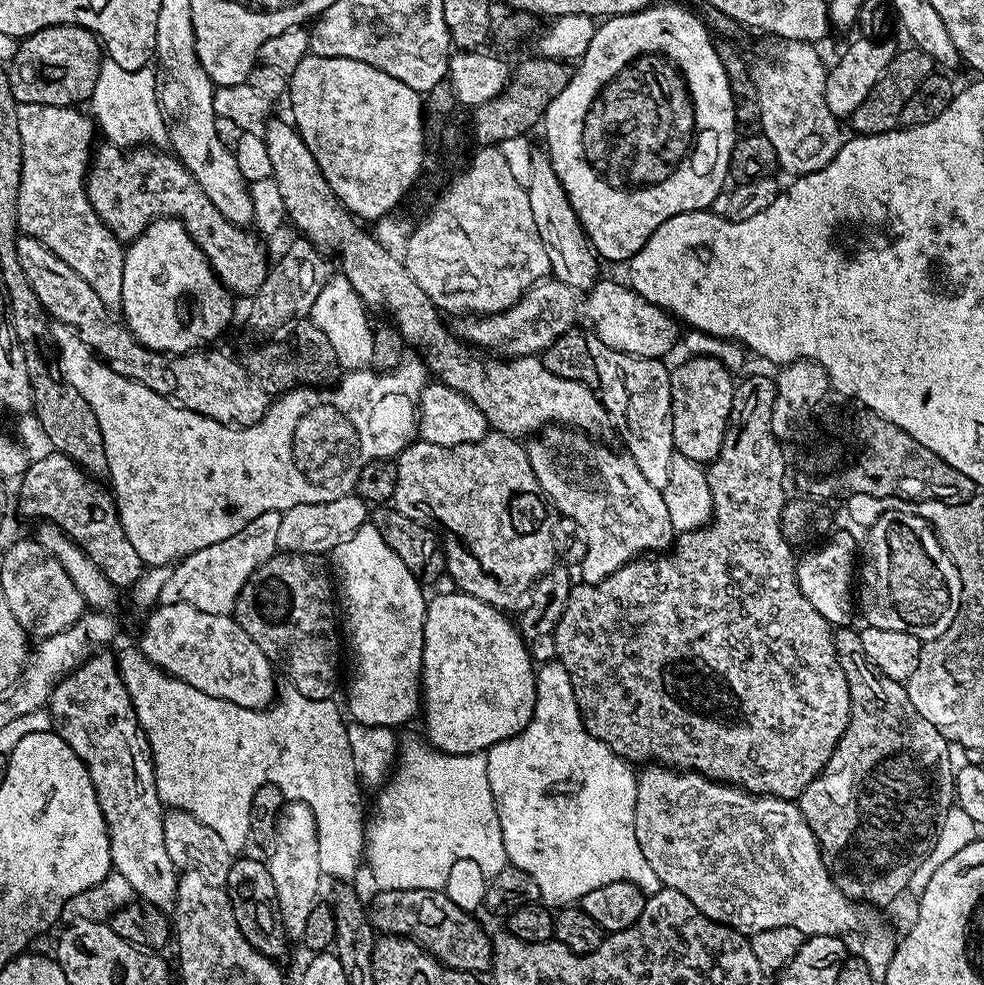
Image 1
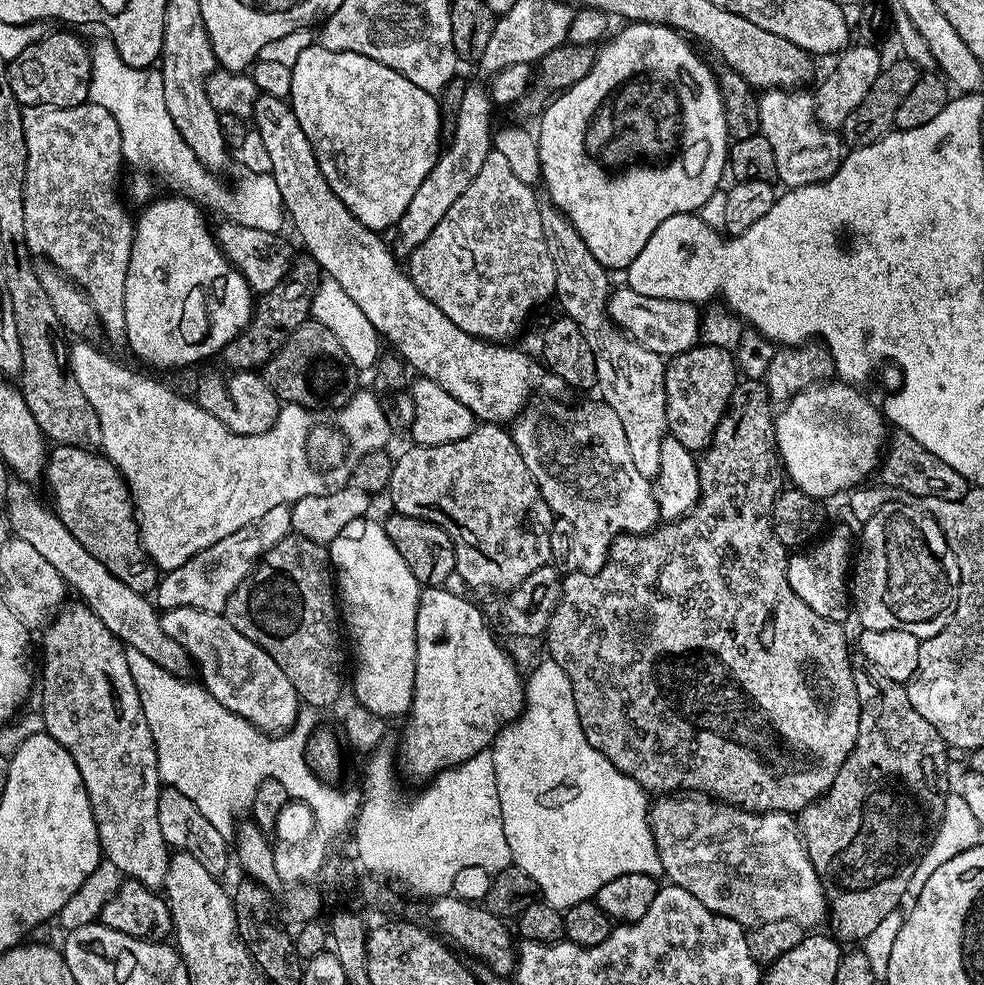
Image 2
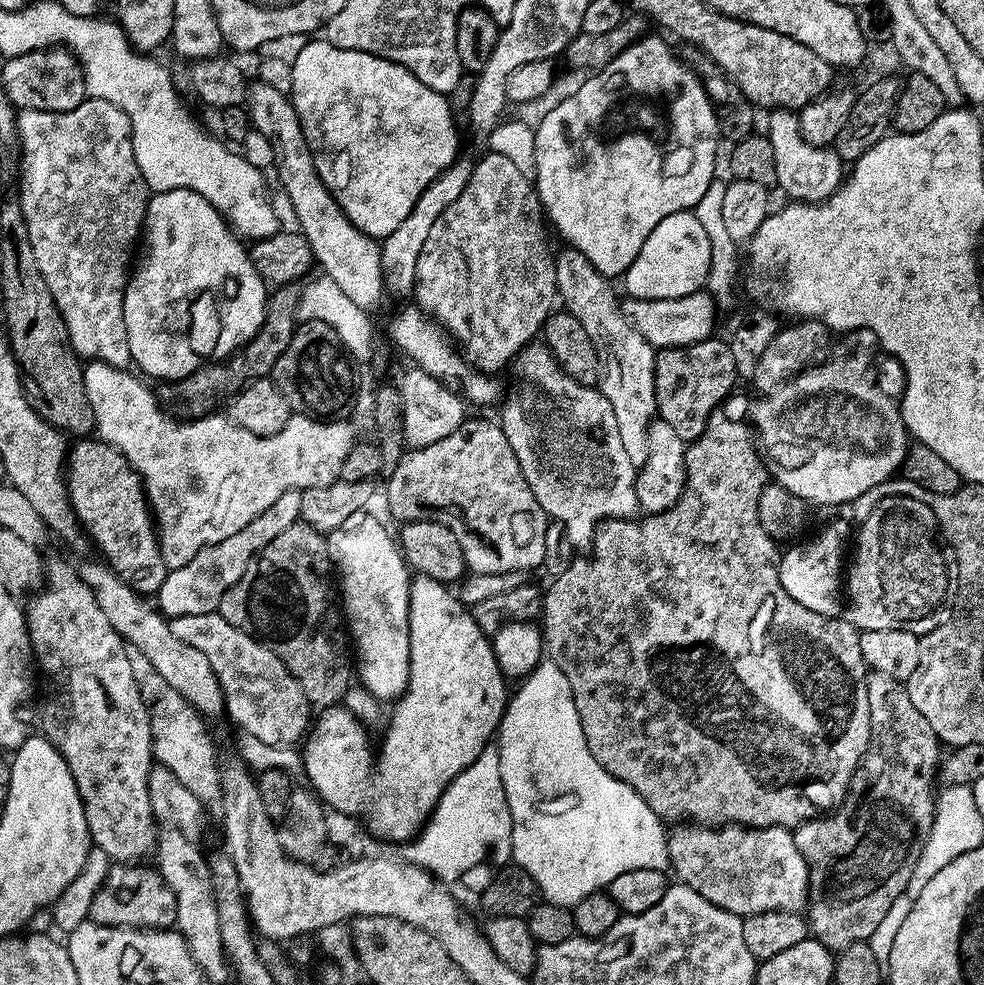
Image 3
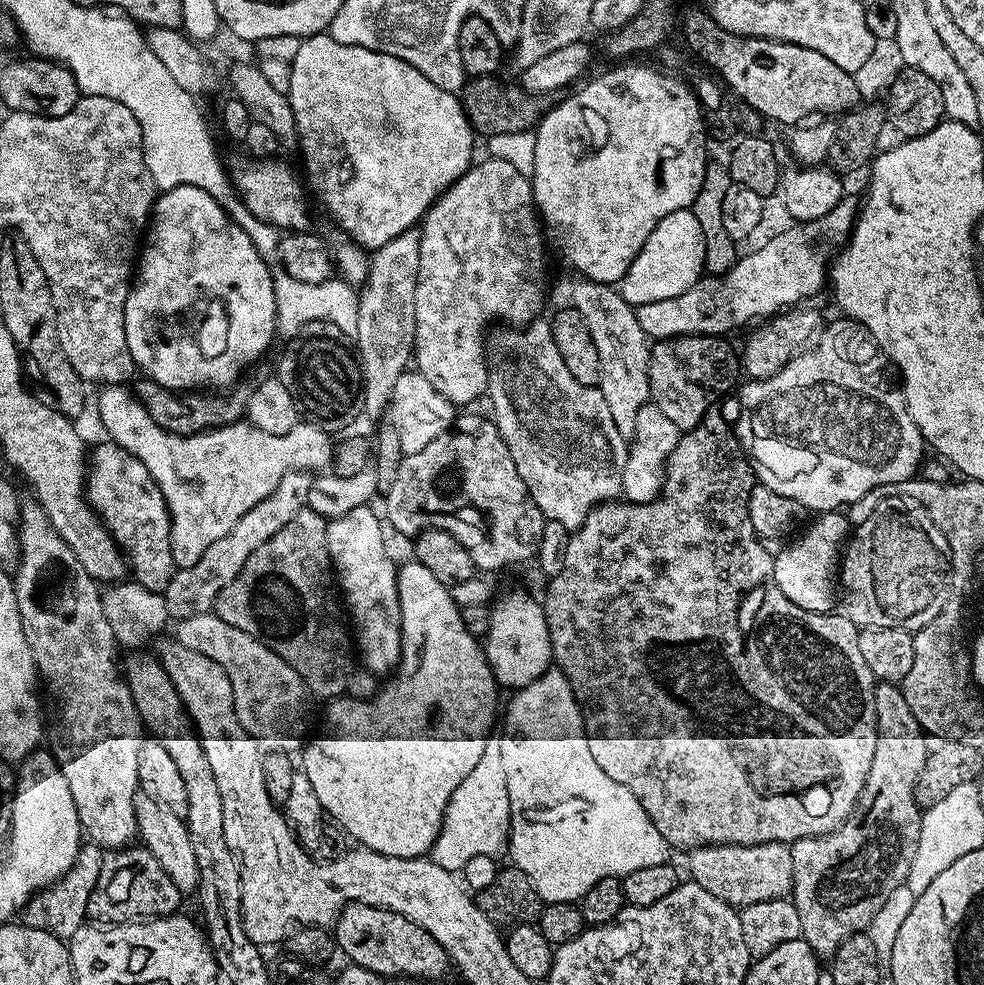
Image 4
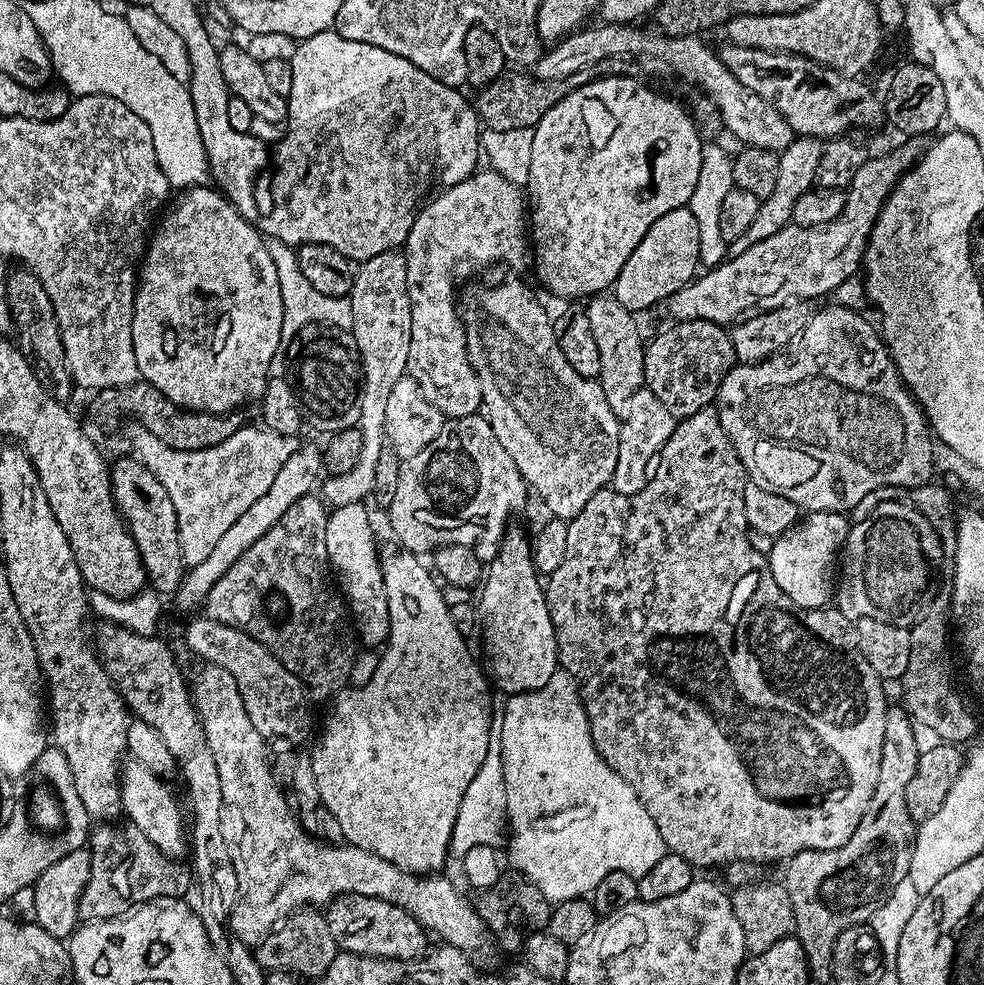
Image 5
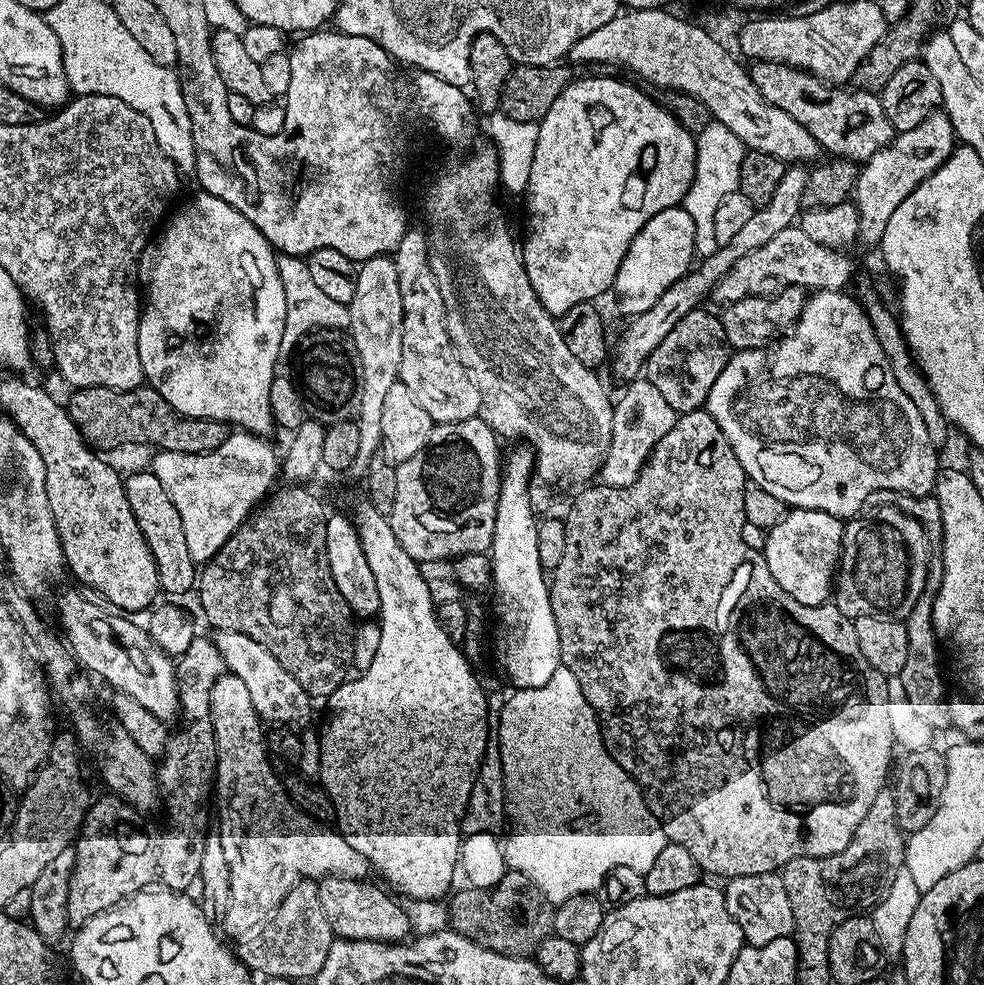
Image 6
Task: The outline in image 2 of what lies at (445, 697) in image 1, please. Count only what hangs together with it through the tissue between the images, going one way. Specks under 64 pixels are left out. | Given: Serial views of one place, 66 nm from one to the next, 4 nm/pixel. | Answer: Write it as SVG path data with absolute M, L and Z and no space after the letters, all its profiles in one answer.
M425 587L420 593L416 619L416 669L412 706L406 713L408 725L404 737L398 740L398 760L412 776L431 778L447 768L458 766L474 754L491 749L492 741L507 724L517 720L524 710L524 685L522 672L500 649L497 639L483 611L475 608L464 596L447 592L447 587Z

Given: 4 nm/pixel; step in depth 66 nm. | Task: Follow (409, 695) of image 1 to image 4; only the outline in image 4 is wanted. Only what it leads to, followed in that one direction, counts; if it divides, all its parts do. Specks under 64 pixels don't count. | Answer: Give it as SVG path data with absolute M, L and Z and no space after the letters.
M365 506L358 510L350 510L350 514L342 514L338 518L328 520L326 546L347 615L348 612L352 615L350 628L354 633L355 651L359 659L360 656L364 659L363 667L369 672L388 674L400 663L402 646L400 603L396 585L398 564L388 557L388 548L384 545L384 532L380 529L380 520L376 517L374 509L375 507Z

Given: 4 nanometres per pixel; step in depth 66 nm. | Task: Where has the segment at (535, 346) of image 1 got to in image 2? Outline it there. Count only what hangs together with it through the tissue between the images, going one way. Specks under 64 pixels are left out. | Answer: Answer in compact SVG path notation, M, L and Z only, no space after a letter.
M621 286L609 295L608 317L621 332L637 340L643 348L665 358L695 348L700 340L702 312L697 305L670 298L650 298L650 294L638 294L638 290L627 286Z

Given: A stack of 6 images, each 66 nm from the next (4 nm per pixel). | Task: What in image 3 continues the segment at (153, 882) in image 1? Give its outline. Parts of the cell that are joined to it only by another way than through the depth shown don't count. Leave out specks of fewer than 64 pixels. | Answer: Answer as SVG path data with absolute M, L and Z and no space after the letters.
M49 559L42 590L28 602L28 637L39 675L40 672L44 675L44 701L38 704L38 724L44 727L42 734L66 758L66 766L74 774L93 845L106 850L112 862L143 861L143 856L153 855L158 835L158 821L152 814L148 789L148 775L154 766L152 715L134 678L129 645L110 626L106 614L102 614L102 606L98 606L90 586L82 582L75 563Z

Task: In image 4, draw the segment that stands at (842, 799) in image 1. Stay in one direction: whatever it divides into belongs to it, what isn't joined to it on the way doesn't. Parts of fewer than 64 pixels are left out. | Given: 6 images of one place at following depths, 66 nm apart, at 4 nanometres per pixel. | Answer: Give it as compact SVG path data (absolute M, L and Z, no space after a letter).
M877 683L874 704L876 710L876 753L874 754L874 762L870 762L870 774L866 778L866 786L856 803L855 812L832 832L828 832L824 836L804 836L801 840L796 840L790 845L790 858L792 859L790 899L792 905L798 910L798 918L802 918L802 930L800 931L802 939L808 943L810 950L814 950L814 954L822 962L831 961L832 955L838 950L838 946L842 946L842 942L846 942L846 938L850 938L855 932L863 932L868 929L874 914L878 914L878 910L882 910L886 898L890 898L890 894L894 894L894 890L898 890L898 886L905 884L905 880L910 874L910 866L914 862L914 854L918 854L918 838L922 838L922 809L915 798L915 787L918 786L919 775L922 774L923 767L926 766L930 751L926 742L926 733L921 728L918 718L914 718L910 705L906 703L904 689L899 683Z

